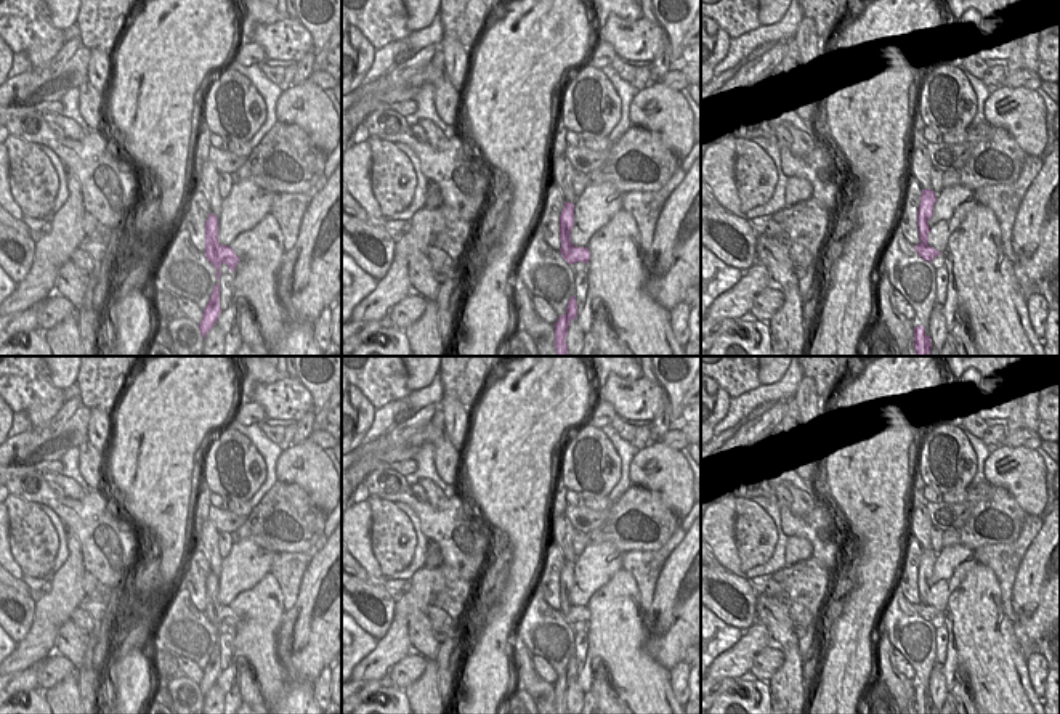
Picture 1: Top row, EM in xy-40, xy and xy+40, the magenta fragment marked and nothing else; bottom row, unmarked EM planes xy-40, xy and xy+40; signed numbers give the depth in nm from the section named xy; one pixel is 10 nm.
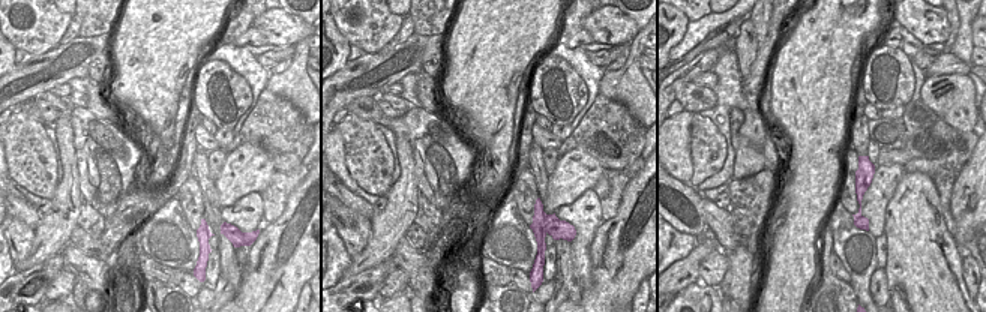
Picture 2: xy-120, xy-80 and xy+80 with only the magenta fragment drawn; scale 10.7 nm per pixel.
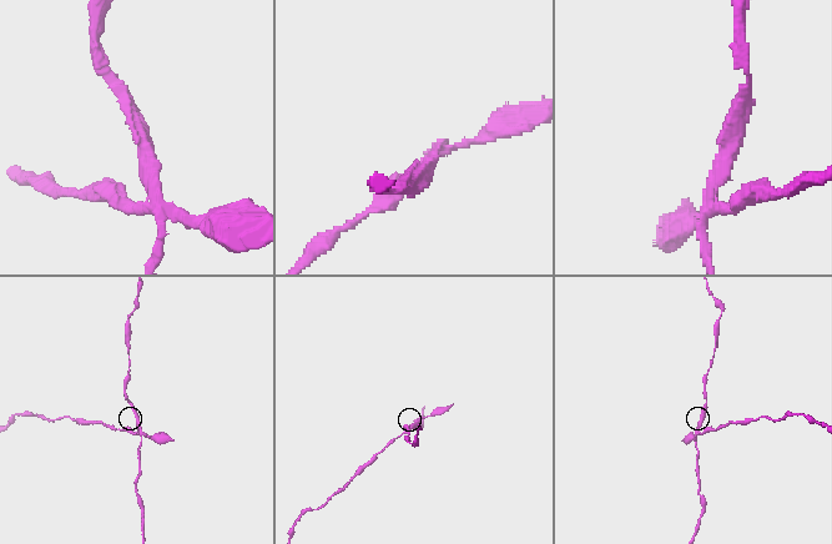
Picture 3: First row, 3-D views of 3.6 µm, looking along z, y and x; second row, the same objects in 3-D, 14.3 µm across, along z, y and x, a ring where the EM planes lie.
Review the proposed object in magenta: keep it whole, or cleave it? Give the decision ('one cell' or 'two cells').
two cells

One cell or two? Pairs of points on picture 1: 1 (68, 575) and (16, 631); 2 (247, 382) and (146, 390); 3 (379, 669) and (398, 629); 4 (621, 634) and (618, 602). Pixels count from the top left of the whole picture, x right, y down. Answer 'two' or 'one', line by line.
1: two
2: two
3: one
4: one

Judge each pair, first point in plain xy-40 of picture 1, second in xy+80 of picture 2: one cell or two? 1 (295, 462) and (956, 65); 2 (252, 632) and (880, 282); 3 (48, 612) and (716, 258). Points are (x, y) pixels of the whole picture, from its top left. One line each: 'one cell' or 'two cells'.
1: two cells
2: two cells
3: two cells

